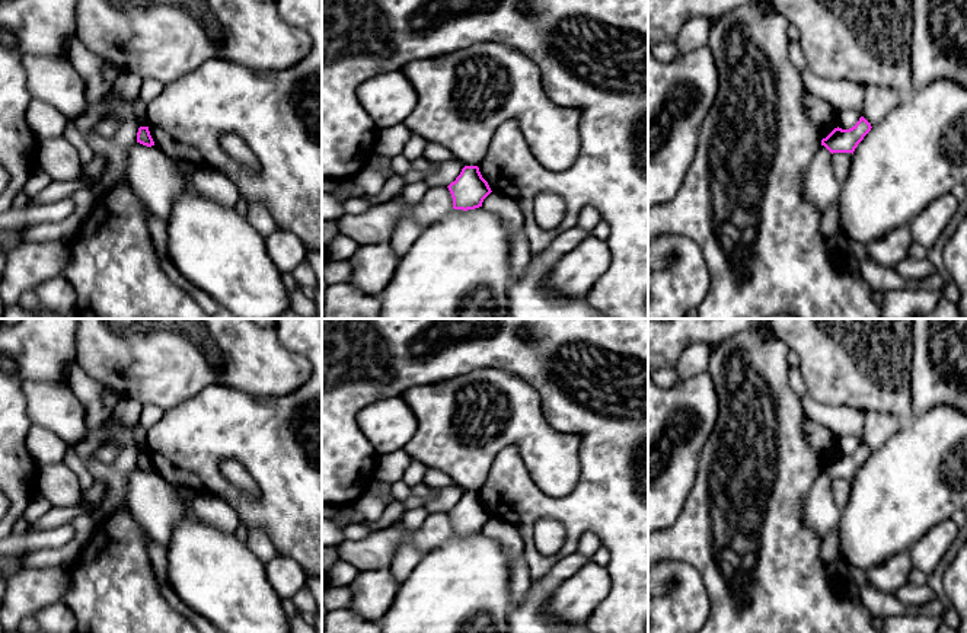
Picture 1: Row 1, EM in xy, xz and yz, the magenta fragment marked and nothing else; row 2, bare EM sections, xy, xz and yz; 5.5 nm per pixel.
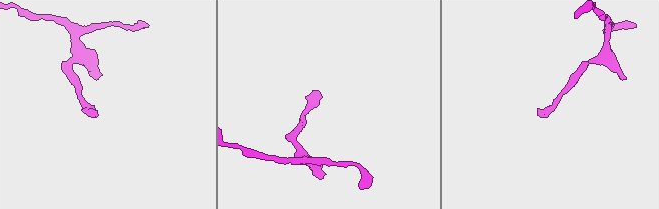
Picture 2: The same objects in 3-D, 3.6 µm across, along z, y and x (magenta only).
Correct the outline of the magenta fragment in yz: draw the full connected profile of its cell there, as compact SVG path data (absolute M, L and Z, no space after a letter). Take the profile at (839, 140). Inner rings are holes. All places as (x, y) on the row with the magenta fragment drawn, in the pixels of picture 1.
M861 116L859 121L849 130L834 128L826 138L821 140L832 154L833 153L852 153L864 137L871 131L871 124Z

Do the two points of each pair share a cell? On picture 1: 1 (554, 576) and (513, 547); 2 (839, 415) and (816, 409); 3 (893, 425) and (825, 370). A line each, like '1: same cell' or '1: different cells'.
1: different cells
2: same cell
3: different cells

